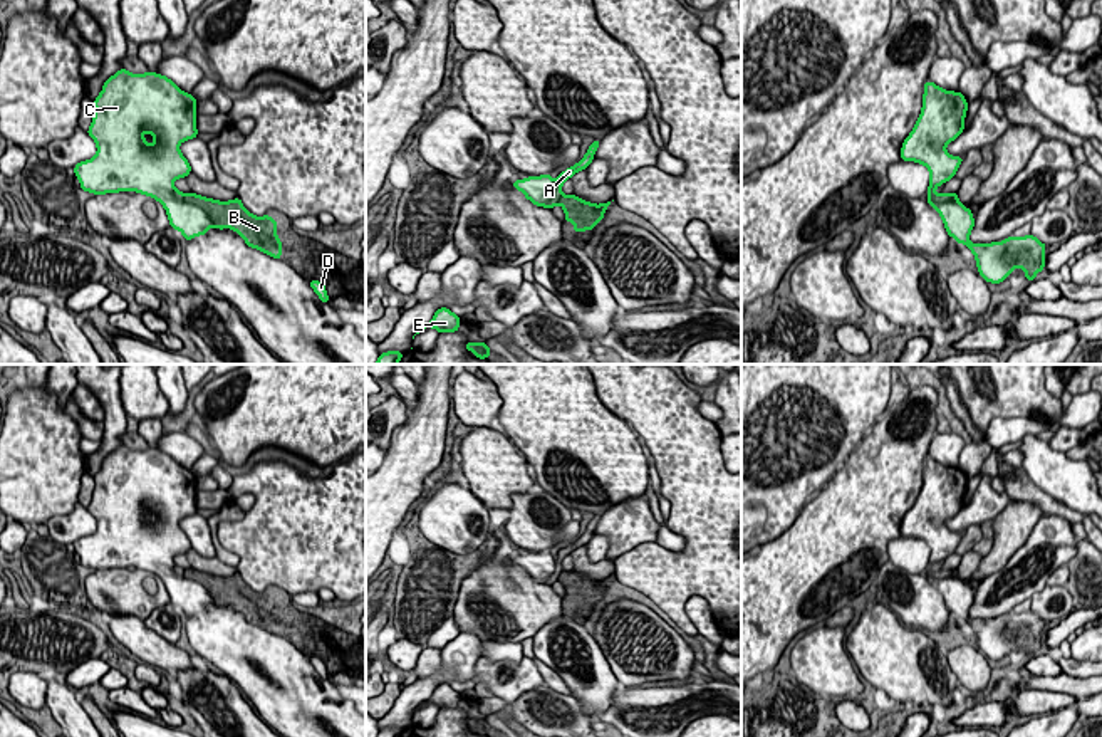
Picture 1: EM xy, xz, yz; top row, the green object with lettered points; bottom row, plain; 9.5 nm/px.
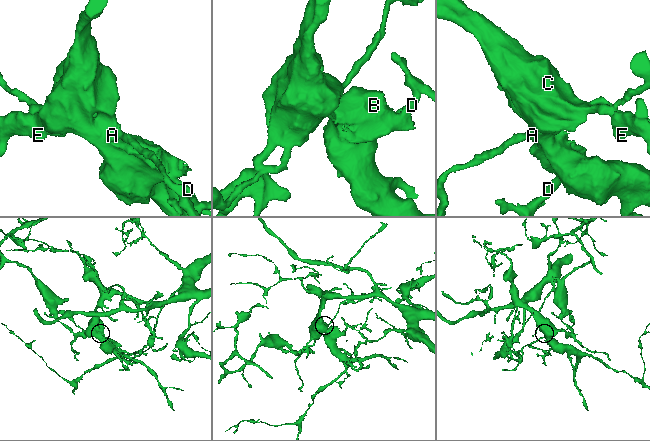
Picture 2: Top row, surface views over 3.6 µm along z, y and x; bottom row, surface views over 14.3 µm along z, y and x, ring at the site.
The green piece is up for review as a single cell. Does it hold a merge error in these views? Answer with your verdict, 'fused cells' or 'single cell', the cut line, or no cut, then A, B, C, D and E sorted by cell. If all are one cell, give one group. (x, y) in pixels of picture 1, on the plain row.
fused cells; cut in xy along (183, 569), (215, 601); A C D E / B

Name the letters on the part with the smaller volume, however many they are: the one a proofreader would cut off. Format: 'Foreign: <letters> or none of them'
Foreign: B

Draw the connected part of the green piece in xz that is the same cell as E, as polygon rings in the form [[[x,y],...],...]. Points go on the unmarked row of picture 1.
[[[441,683],[434,688],[433,695],[428,700],[416,707],[416,710],[428,703],[436,705],[438,708],[456,708],[460,697],[460,692],[453,690],[448,683]]]

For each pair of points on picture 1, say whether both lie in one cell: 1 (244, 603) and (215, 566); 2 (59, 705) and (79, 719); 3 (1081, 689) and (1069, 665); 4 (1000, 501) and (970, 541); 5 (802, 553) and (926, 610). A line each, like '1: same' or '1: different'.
1: different
2: same
3: different
4: different
5: different

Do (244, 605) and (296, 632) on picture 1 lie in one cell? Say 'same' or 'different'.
same

